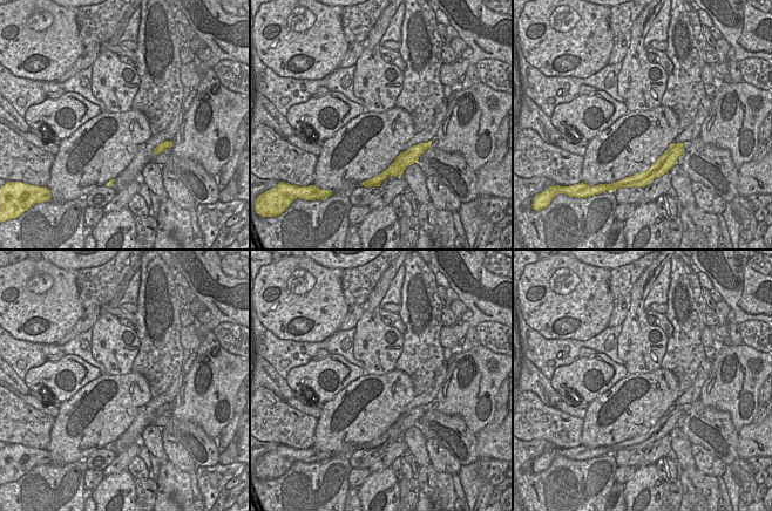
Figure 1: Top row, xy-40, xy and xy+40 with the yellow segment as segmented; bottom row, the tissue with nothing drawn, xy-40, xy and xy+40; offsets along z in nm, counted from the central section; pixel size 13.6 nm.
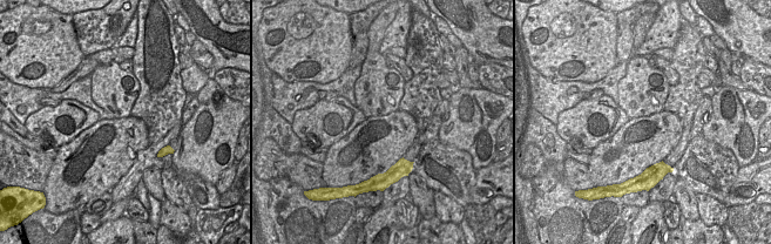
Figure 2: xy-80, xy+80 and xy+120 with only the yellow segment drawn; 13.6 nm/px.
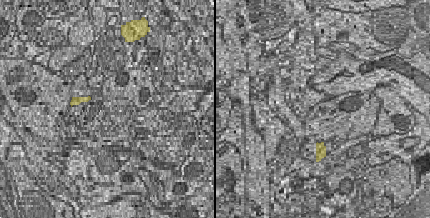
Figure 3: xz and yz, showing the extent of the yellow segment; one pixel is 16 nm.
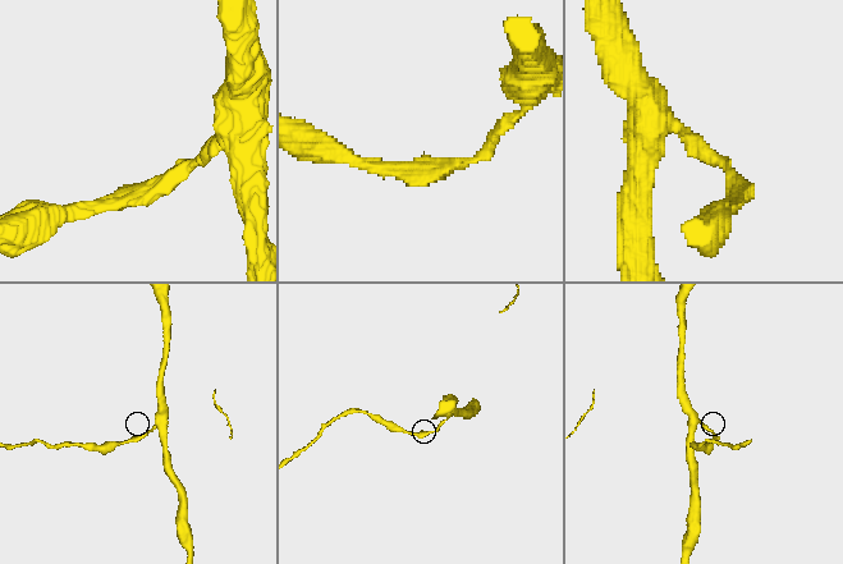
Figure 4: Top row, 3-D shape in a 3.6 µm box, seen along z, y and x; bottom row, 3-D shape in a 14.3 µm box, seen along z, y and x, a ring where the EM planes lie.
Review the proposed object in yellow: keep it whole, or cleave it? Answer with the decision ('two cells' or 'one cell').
one cell

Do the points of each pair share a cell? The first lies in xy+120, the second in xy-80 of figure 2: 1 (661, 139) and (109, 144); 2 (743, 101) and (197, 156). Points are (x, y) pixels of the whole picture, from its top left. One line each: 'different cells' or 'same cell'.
1: same cell
2: same cell

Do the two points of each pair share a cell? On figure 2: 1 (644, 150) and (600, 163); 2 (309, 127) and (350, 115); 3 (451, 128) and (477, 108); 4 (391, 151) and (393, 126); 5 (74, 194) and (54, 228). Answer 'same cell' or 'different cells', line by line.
1: same cell
2: same cell
3: same cell
4: same cell
5: different cells

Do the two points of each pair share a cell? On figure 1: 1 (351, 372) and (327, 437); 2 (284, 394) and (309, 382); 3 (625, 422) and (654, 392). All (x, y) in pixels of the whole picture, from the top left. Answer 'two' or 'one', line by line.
1: two
2: two
3: one

